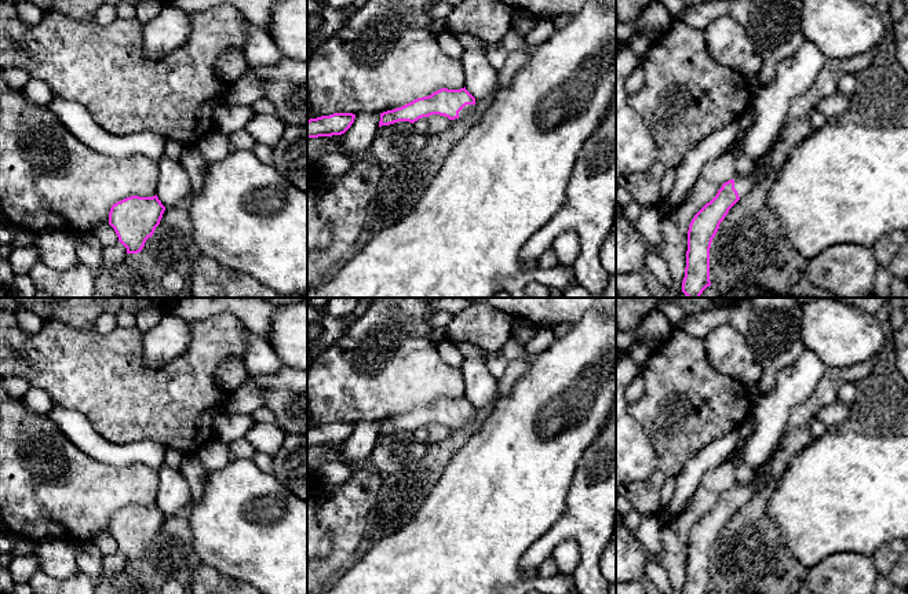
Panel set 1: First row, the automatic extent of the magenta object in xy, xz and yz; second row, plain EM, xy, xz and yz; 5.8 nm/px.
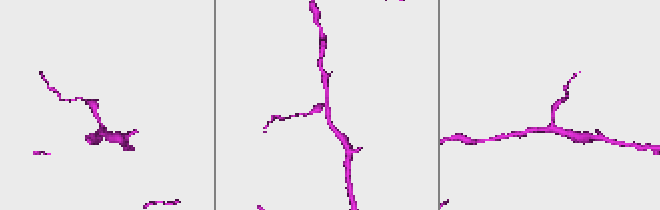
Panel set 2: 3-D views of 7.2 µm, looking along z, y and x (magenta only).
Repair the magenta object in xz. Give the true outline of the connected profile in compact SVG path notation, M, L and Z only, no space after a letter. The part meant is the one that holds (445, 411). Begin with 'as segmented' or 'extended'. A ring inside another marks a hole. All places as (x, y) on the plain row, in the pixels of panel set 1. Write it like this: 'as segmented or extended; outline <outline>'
extended; outline M441 397L429 405L417 407L401 416L380 422L379 436L398 430L415 431L431 423L445 424L449 429L463 427L475 416L475 407L464 397Z

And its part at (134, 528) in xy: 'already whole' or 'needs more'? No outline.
already whole

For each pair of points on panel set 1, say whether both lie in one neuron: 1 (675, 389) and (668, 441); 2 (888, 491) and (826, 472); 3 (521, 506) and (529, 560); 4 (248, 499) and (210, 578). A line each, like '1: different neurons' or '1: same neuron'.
1: same neuron
2: same neuron
3: different neurons
4: different neurons

